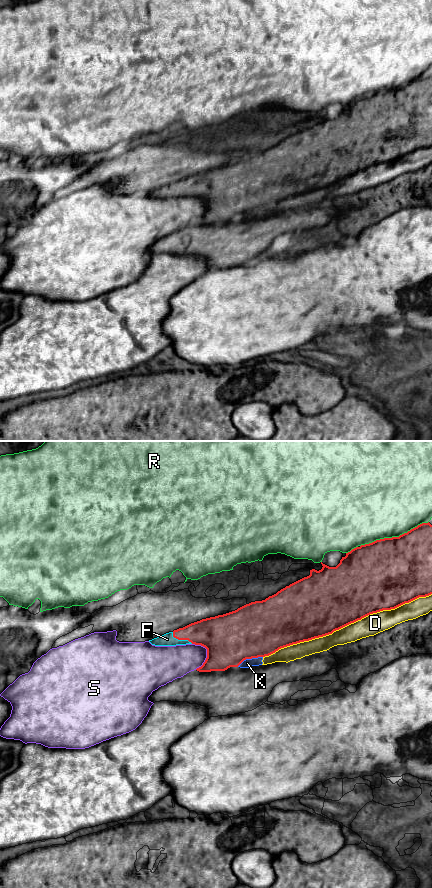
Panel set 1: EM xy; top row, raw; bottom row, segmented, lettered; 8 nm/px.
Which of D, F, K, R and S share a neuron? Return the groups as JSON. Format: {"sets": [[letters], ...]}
{"sets": [["D", "K"], ["F"], ["R"], ["S"]]}

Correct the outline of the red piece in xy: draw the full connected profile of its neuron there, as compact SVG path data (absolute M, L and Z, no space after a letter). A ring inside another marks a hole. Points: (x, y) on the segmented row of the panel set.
M422 523L399 537L384 538L361 545L346 553L336 567L322 564L322 569L310 570L310 575L269 596L265 600L246 604L235 611L202 619L183 628L149 640L155 646L195 644L207 649L207 658L196 670L225 671L238 667L244 660L269 656L281 648L332 634L351 623L383 610L395 609L419 597L432 594L432 525Z

